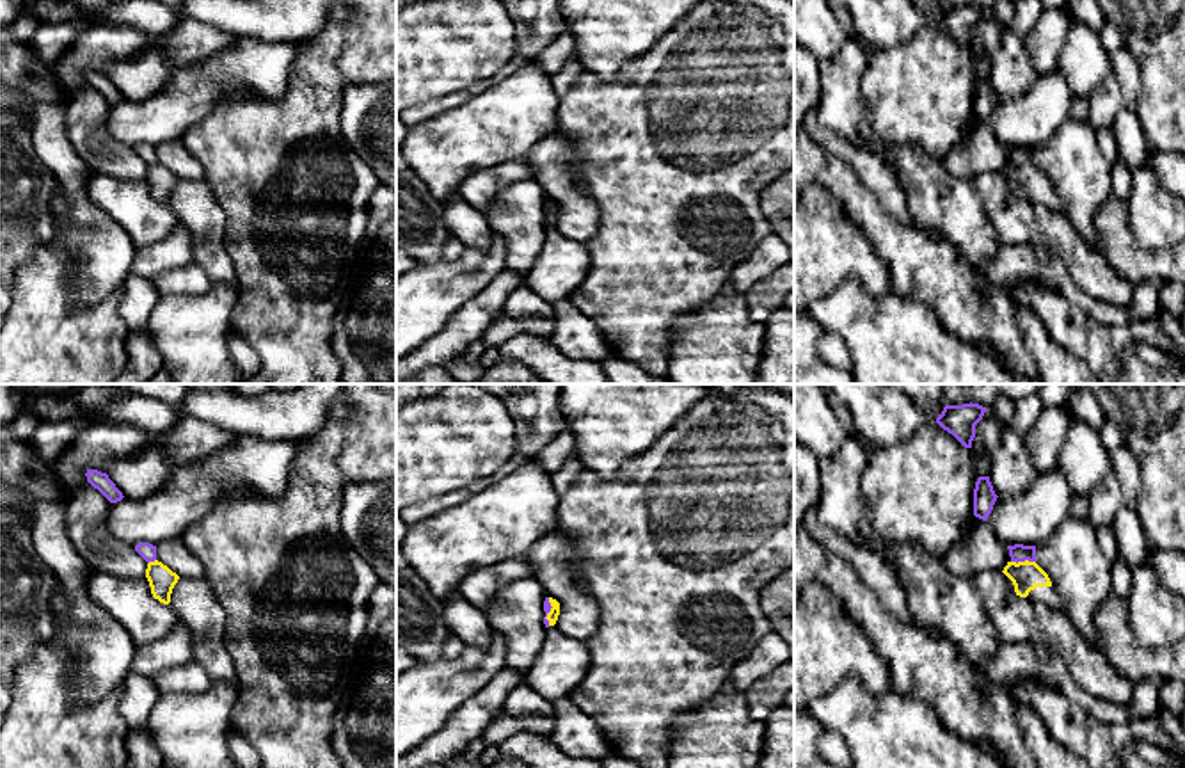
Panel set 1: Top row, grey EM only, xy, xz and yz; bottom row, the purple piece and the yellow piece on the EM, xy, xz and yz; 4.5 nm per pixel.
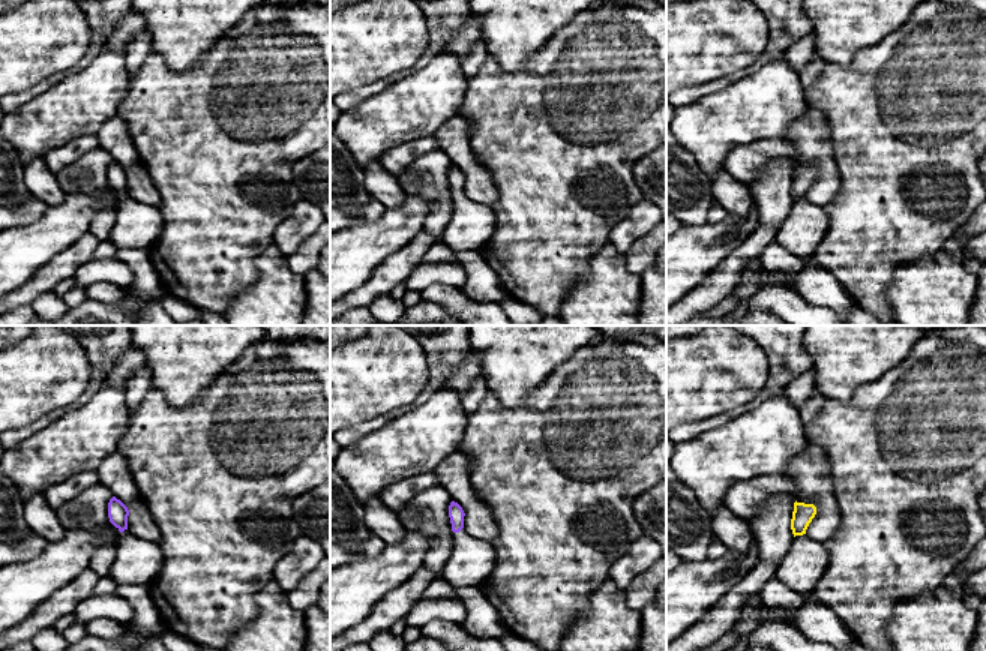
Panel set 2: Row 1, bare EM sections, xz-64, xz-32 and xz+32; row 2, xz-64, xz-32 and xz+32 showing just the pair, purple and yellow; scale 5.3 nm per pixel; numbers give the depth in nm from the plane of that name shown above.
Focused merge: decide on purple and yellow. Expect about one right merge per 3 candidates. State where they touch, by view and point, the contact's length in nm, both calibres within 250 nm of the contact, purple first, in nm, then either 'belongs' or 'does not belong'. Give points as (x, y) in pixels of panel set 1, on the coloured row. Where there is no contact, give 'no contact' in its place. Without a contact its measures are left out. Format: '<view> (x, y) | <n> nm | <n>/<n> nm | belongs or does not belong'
yz (1022, 560) | 110 nm | 80/140 nm | does not belong

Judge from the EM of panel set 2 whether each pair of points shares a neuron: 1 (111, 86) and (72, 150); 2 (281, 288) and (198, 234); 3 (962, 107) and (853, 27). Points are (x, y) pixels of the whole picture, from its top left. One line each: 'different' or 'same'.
1: different
2: different
3: different

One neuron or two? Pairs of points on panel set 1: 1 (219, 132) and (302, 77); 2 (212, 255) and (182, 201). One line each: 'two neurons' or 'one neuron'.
1: one neuron
2: one neuron

